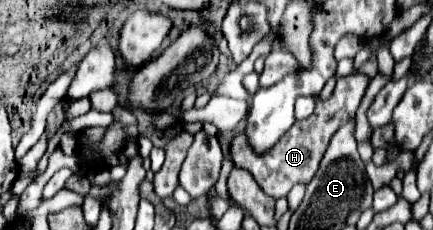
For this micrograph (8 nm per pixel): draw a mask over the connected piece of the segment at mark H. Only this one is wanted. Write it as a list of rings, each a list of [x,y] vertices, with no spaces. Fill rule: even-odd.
[[[348,74],[338,78],[338,84],[334,88],[332,98],[328,100],[316,100],[316,108],[314,112],[300,122],[294,122],[292,128],[278,140],[278,144],[266,152],[264,156],[256,156],[252,152],[252,148],[246,142],[244,134],[236,134],[232,140],[232,160],[238,168],[246,168],[250,170],[250,174],[256,178],[256,182],[260,184],[260,188],[272,196],[272,198],[282,198],[286,196],[294,184],[308,184],[312,180],[312,176],[318,170],[318,164],[328,148],[330,138],[336,134],[336,130],[350,122],[356,114],[356,108],[366,92],[368,86],[368,76],[362,74]]]

